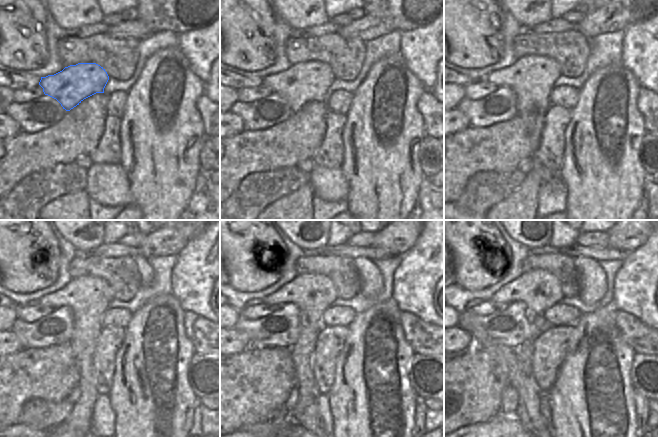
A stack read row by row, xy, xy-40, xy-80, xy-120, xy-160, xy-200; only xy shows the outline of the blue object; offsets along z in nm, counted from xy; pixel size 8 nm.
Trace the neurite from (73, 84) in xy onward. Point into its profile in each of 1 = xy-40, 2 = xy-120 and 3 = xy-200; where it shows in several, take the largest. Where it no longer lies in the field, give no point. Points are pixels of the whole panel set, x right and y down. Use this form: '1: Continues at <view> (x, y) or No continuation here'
1: Continues at xy-40 (310, 81)
2: Continues at xy-120 (88, 298)
3: Continues at xy-200 (538, 289)

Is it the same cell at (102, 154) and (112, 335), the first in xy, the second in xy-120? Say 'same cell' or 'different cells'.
same cell

